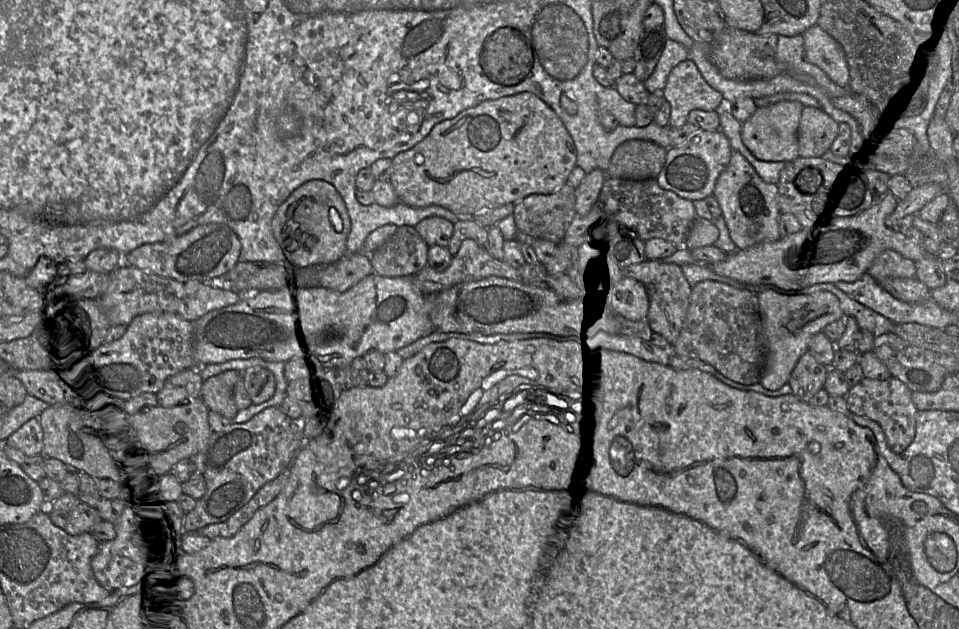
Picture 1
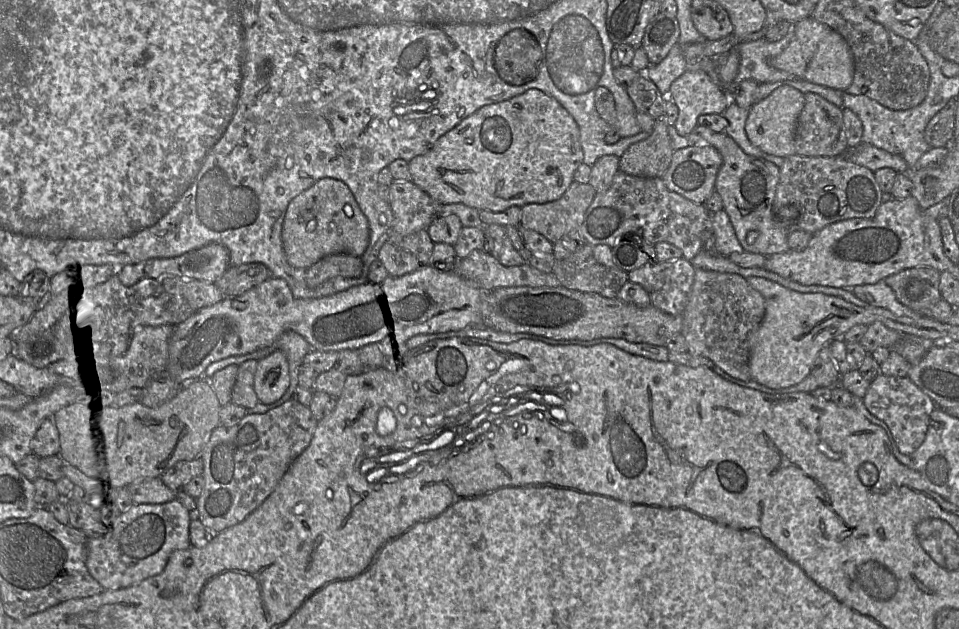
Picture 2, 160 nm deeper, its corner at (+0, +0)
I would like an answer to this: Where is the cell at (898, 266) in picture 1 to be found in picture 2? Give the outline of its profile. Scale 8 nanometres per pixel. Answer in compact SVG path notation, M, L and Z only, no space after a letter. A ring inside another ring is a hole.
M931 267L904 269L884 279L897 300L915 312L930 307L942 299L940 271Z

